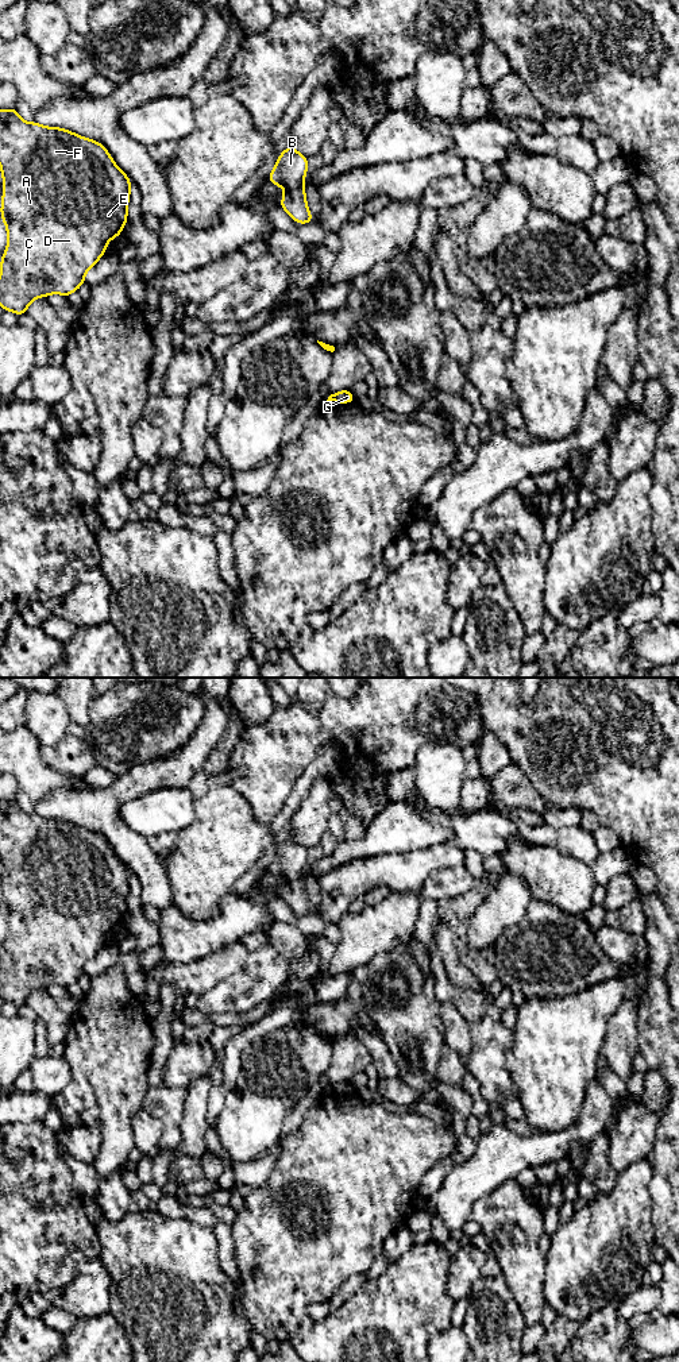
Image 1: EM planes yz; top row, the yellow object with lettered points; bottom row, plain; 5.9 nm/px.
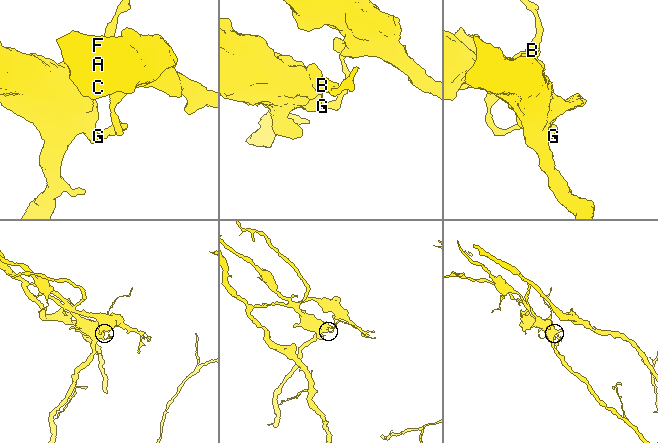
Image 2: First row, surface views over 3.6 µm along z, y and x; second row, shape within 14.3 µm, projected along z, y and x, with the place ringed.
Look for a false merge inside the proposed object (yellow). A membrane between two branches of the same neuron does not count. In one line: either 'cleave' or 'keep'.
cleave

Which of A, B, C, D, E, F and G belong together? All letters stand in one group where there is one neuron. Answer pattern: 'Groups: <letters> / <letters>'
Groups: A C D E F G / B

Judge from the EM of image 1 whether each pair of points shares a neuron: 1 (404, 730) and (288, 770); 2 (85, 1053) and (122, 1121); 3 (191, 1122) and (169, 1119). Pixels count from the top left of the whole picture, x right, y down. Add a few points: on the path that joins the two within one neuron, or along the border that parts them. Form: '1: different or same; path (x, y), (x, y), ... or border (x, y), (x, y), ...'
1: same; path (374, 728), (327, 726), (313, 740)
2: same; path (101, 1069), (118, 1085), (118, 1104)
3: different; border (188, 1090), (181, 1123), (182, 1152)

